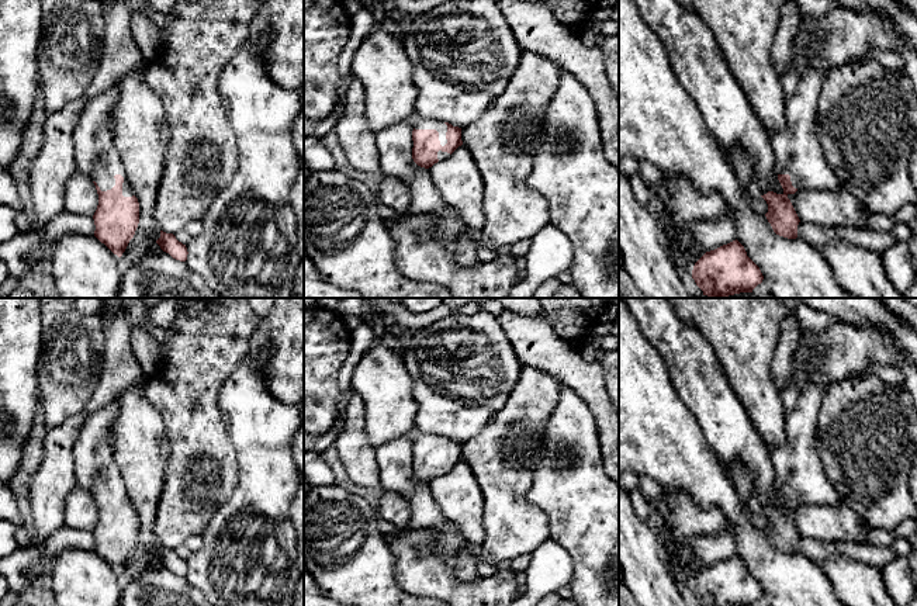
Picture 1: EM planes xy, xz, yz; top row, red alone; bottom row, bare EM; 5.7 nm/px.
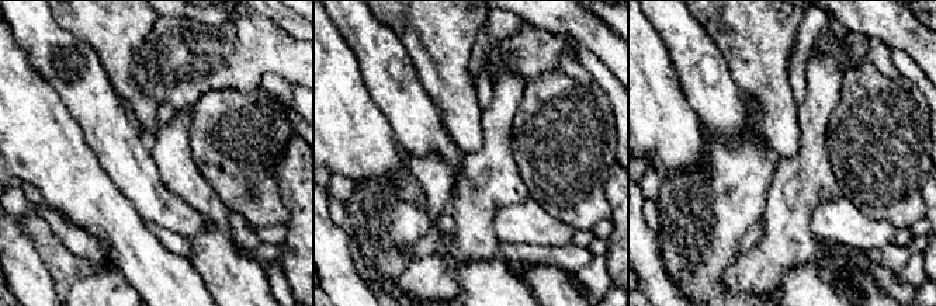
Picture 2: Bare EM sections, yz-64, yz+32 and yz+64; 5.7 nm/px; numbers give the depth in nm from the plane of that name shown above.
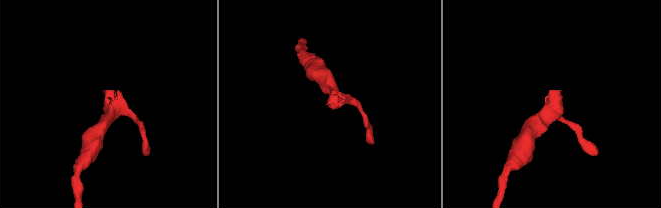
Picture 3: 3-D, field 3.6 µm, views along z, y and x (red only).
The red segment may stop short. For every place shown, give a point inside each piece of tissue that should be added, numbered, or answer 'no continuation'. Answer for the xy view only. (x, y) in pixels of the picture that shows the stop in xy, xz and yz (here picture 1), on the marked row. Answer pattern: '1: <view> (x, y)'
1: xy (96, 156)

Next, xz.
1: xz (418, 124)

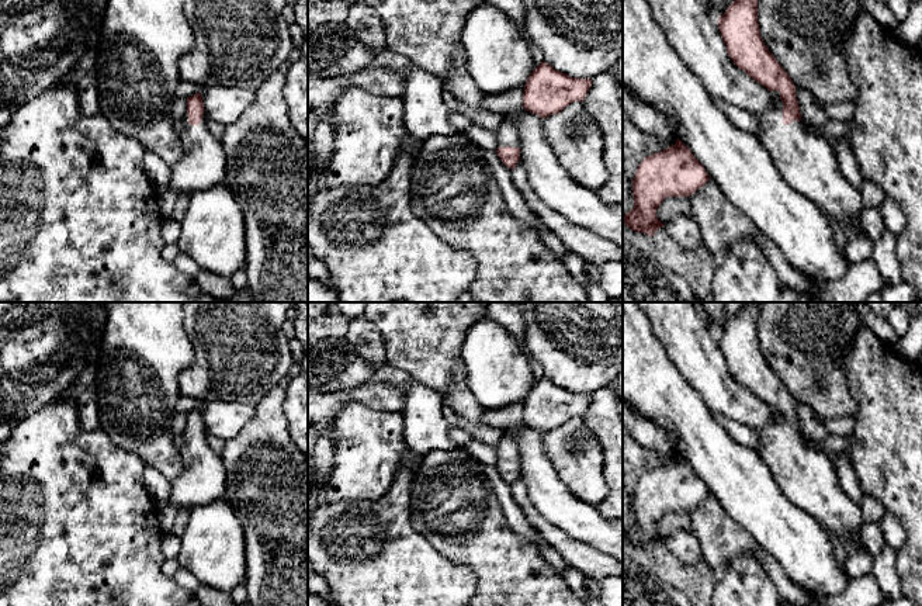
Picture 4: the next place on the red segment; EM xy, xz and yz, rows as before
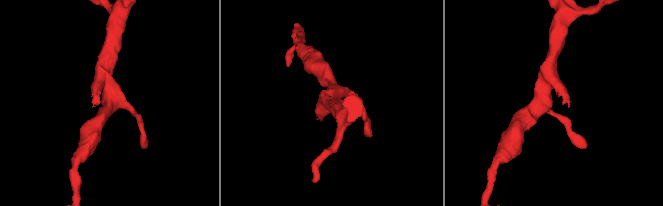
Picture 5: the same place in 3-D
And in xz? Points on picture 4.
1: xz (508, 135)

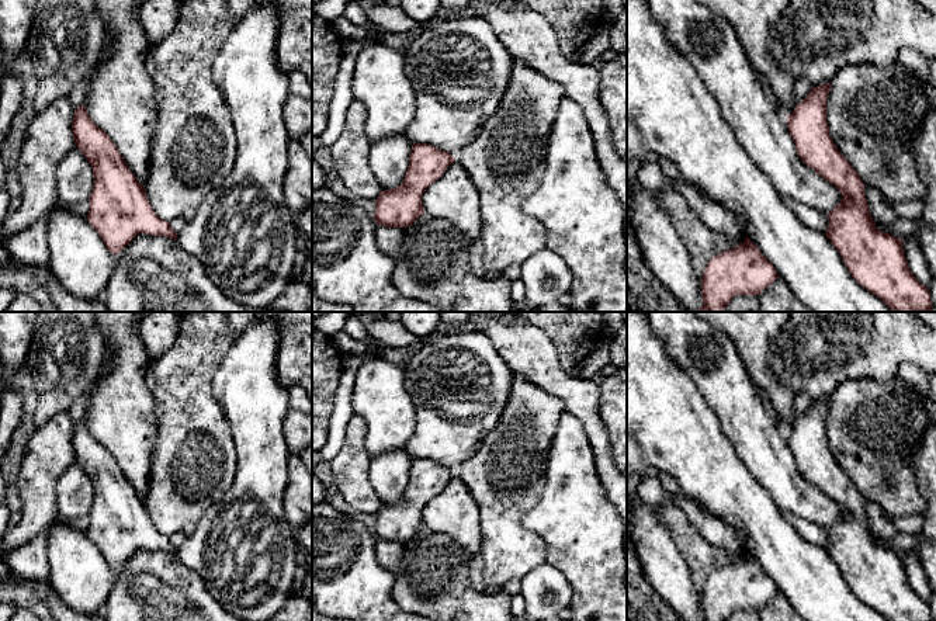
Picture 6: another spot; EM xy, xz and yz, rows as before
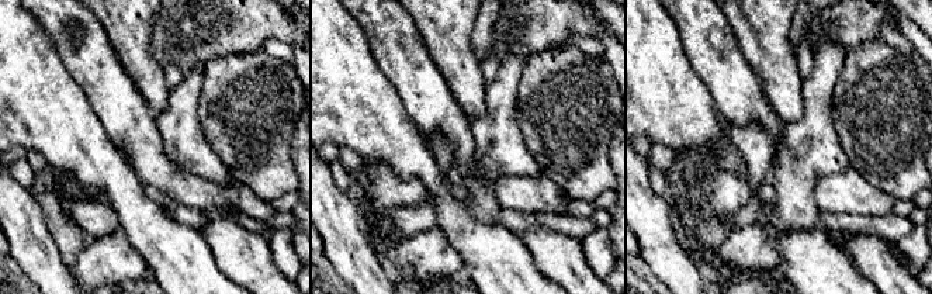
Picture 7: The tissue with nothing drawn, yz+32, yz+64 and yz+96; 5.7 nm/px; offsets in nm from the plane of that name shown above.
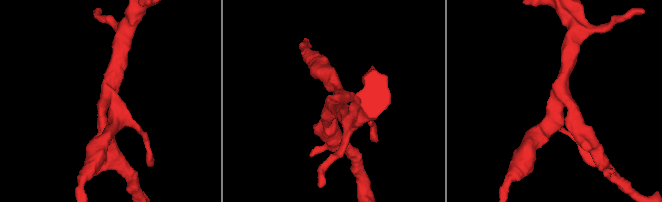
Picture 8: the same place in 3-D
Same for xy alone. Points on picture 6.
no continuation

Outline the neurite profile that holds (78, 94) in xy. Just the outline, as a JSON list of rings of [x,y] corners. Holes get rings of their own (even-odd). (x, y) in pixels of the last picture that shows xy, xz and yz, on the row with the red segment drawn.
[[[94,69],[91,72],[89,72],[72,90],[72,93],[69,94],[69,100],[73,105],[73,108],[76,110],[77,107],[80,107],[84,103],[84,97],[86,93],[89,90],[90,86],[90,77],[93,76]]]

